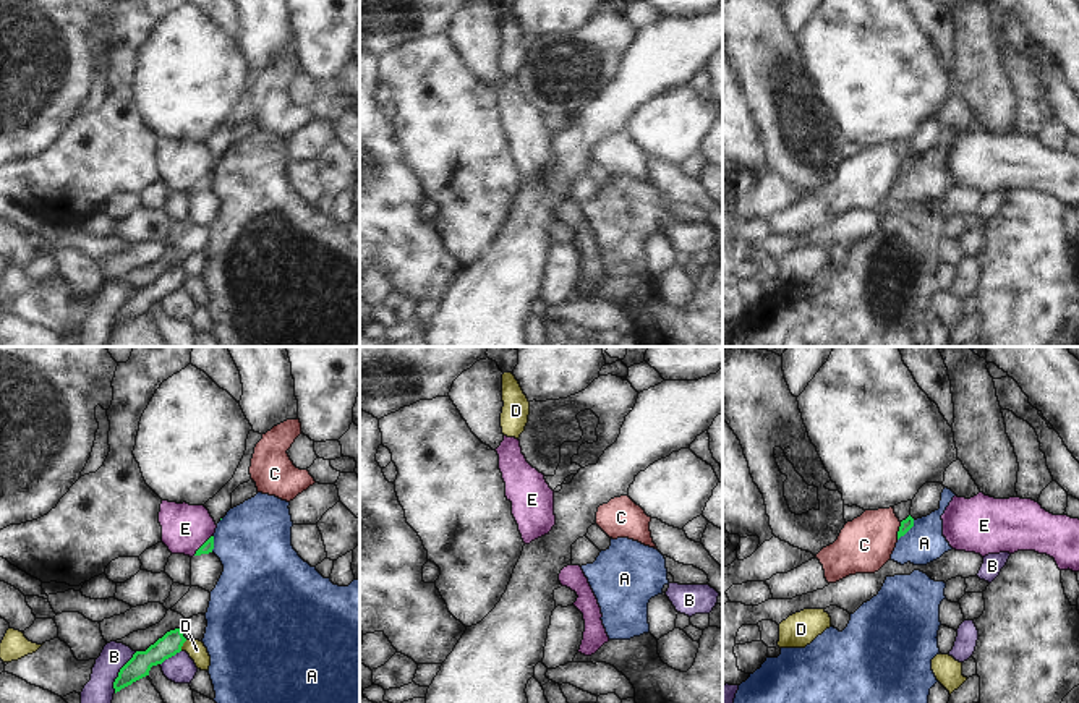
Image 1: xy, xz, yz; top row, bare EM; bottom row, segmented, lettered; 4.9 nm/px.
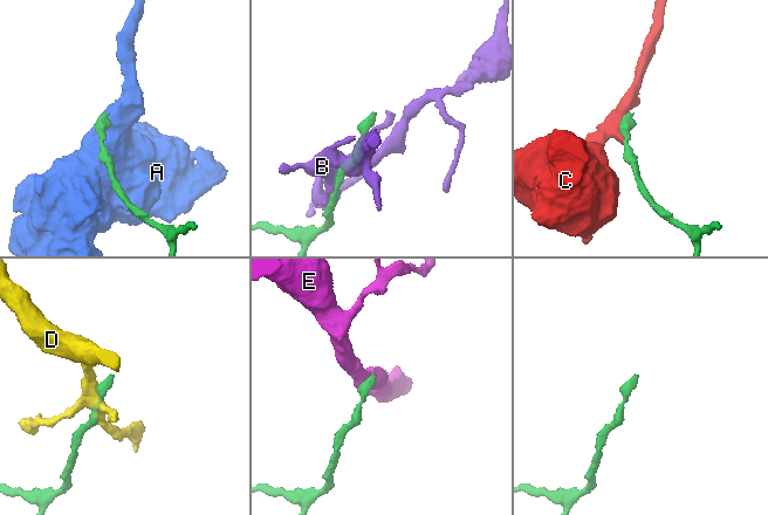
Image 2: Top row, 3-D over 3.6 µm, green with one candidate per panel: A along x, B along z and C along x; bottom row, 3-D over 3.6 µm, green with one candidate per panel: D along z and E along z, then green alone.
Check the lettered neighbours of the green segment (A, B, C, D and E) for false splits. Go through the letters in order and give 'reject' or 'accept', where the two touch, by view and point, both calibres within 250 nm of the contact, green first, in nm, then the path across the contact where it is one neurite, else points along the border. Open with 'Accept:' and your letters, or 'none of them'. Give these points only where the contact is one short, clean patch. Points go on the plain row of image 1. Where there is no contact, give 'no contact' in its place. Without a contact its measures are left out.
Accept: none of them
A: reject; meets green in yz at (908, 167); 60 nm thick on the green side, 200 nm on the other; border along yz (914, 157), (898, 177)
B: reject; meets green in xy at (119, 310); 110 nm thick on the green side, 160 nm on the other
C: reject; meets green in yz at (899, 167); 60 nm thick on the green side, 280 nm on the other; border along yz (901, 159), (896, 175)
D: reject; meets green in xy at (182, 282); 110 nm thick on the green side, 90 nm on the other; border along xy (187, 277), (180, 287)
E: reject; meets green in xy at (203, 182); 60 nm thick on the green side, 240 nm on the other; border along xy (213, 172), (193, 191)

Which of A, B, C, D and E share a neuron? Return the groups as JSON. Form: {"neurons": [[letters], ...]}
{"neurons": [["A"], ["B"], ["C"], ["D"], ["E"]]}

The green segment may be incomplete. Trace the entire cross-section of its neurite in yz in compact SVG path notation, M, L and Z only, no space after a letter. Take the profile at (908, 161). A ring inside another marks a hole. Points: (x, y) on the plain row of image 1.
M925 120L915 134L912 136L911 152L901 159L898 177L904 173L917 156L927 154L940 146L941 130L945 123L941 120Z

